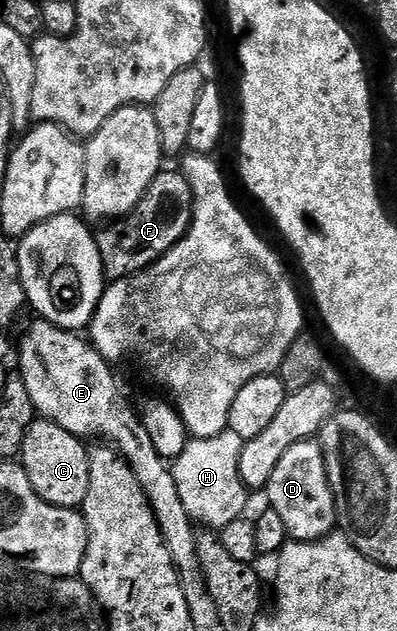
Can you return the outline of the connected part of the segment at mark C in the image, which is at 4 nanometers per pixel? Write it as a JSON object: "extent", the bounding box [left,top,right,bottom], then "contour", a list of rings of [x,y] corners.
{"extent":[22,421,89,509],"contour":[[[36,421],[32,424],[31,434],[44,447],[25,450],[22,455],[22,466],[28,475],[30,485],[36,490],[39,499],[45,499],[52,507],[76,509],[83,504],[88,492],[88,457],[89,452],[77,445],[75,435],[66,433],[57,423]]]}

